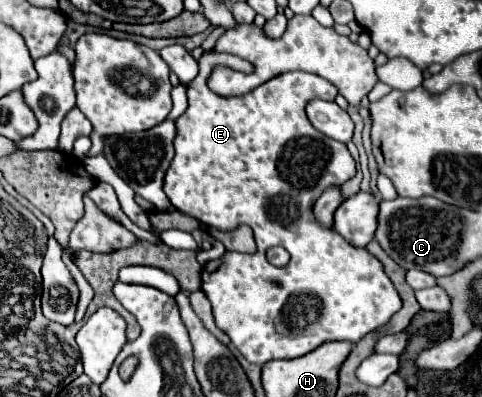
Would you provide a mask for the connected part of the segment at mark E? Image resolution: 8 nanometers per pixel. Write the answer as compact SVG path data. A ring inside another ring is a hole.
M215 49L211 51L205 51L201 55L201 59L197 61L199 63L199 75L185 85L187 89L187 97L189 97L189 107L187 111L177 119L177 135L175 135L175 157L165 173L165 185L163 185L163 191L165 195L169 197L171 205L187 215L195 215L197 221L202 222L206 226L214 227L223 232L228 232L236 229L238 226L245 224L253 229L255 233L255 243L257 243L257 251L255 253L225 253L221 259L213 259L209 261L207 265L203 265L203 273L201 273L201 291L207 295L207 299L211 301L211 307L213 307L213 317L215 317L215 323L221 331L225 331L231 339L231 343L241 351L241 355L249 361L249 363L255 363L255 365L263 365L271 359L295 359L295 357L303 357L307 353L311 353L313 349L317 349L319 345L327 343L327 341L351 341L351 343L357 343L363 335L371 333L373 329L381 327L383 323L387 323L391 319L393 313L399 311L401 307L401 299L393 287L393 283L389 281L389 277L385 275L381 263L367 251L367 249L355 249L351 247L339 233L335 233L333 229L323 229L315 217L313 217L313 203L315 199L319 197L319 193L323 193L325 189L329 189L331 185L343 185L345 181L349 181L353 175L355 175L355 161L349 153L349 149L341 143L341 141L335 141L335 139L329 139L327 135L319 133L313 129L313 125L309 123L307 115L305 115L305 105L311 101L311 99L335 99L337 95L337 89L335 85L331 85L327 79L321 79L317 75L311 75L311 73L303 73L303 71L293 71L293 73L283 73L283 75L277 75L275 79L269 79L267 83L259 85L255 91L243 95L243 97L219 97L215 95L209 87L207 87L207 77L211 73L211 69L215 65L223 65L235 69L237 71L252 72L254 67L248 61L235 57L231 53L215 53ZM273 245L283 245L289 255L291 255L291 261L289 265L285 267L275 267L267 261L265 257L265 251Z

